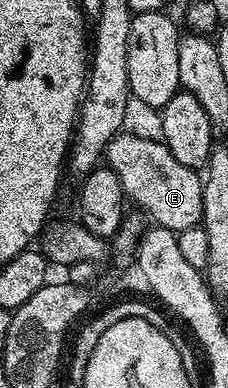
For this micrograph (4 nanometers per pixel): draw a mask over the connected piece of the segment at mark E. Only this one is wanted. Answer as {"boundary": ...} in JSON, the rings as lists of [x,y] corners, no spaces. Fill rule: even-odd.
{"boundary":[[[127,131],[116,134],[105,151],[106,167],[117,174],[124,197],[128,201],[136,200],[140,204],[136,205],[150,219],[152,216],[160,228],[168,228],[178,234],[200,227],[203,219],[203,180],[200,173],[189,166],[181,166],[181,162],[169,154],[167,145],[158,139],[146,140]]]}

